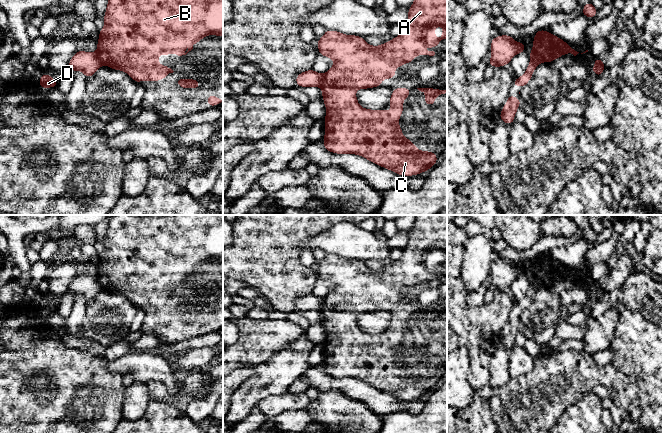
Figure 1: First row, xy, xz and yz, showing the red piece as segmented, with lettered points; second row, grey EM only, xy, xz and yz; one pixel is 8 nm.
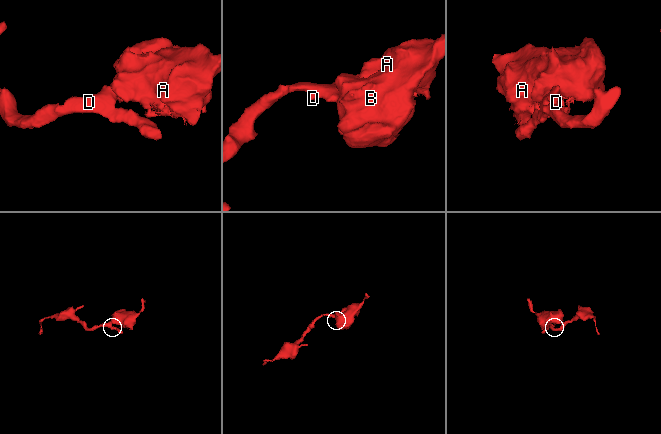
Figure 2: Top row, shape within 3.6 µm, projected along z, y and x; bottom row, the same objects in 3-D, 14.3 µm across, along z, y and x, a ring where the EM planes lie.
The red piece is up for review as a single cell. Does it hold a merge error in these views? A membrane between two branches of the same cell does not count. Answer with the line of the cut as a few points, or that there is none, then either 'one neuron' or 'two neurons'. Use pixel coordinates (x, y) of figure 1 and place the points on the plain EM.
cut xy (96, 276), (102, 288); two neurons

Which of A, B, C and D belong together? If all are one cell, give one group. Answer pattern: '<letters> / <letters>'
A B C / D

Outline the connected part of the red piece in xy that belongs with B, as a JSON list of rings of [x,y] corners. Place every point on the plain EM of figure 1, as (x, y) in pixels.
[[[113,215],[108,219],[108,228],[104,239],[104,251],[99,258],[97,278],[102,289],[120,294],[140,305],[163,304],[174,295],[158,287],[159,280],[175,277],[177,281],[186,279],[193,273],[194,267],[209,259],[223,259],[223,215]]]

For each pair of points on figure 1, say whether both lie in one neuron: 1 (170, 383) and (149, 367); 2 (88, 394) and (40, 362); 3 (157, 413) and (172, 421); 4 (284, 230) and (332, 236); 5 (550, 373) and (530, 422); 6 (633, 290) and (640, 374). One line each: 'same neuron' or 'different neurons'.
1: same neuron
2: same neuron
3: same neuron
4: different neurons
5: same neuron
6: same neuron

